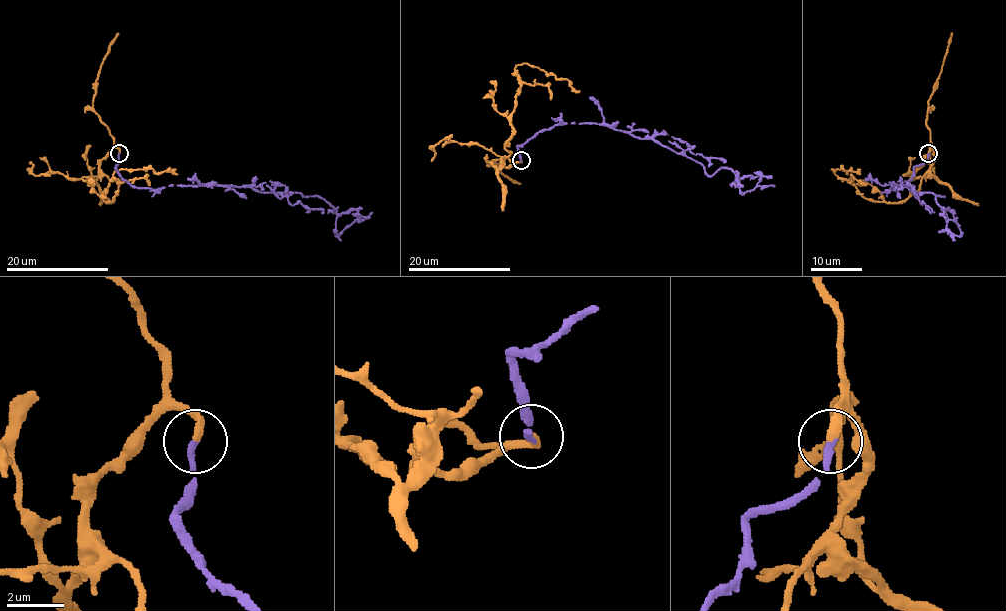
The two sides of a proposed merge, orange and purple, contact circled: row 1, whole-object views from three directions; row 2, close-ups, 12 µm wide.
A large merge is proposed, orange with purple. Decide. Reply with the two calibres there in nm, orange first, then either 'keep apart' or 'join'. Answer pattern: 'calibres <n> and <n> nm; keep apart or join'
calibres 280 and 240 nm; join

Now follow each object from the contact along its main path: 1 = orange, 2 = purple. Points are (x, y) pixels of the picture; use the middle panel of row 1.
1: (521, 160), (502, 164), (511, 152), (504, 147), (520, 85), (515, 68), (529, 63), (580, 90)
2: (521, 160), (517, 146), (556, 124), (609, 124), (654, 138), (696, 160), (709, 175), (730, 168), (774, 186)

